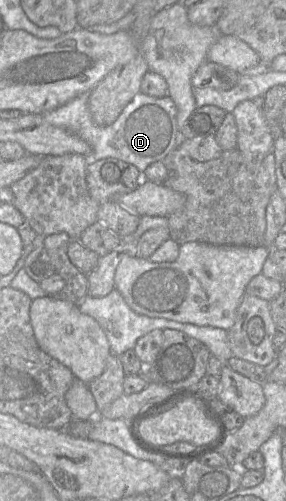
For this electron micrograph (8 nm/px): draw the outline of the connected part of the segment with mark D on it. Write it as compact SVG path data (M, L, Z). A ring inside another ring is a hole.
M141 92L125 106L109 126L99 127L92 121L88 108L89 93L83 93L65 105L42 114L47 123L62 128L90 146L88 160L115 158L135 166L140 173L152 163L162 161L177 148L183 138L176 124L177 107L168 96L151 97Z

